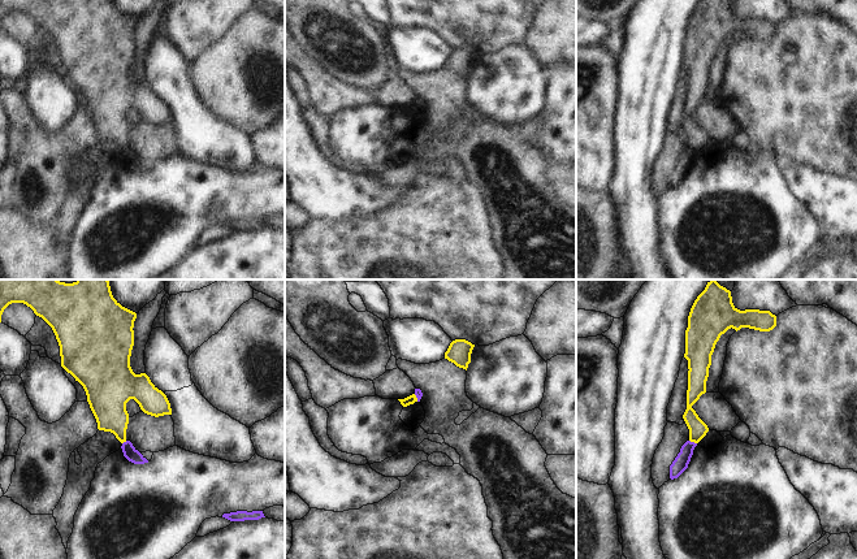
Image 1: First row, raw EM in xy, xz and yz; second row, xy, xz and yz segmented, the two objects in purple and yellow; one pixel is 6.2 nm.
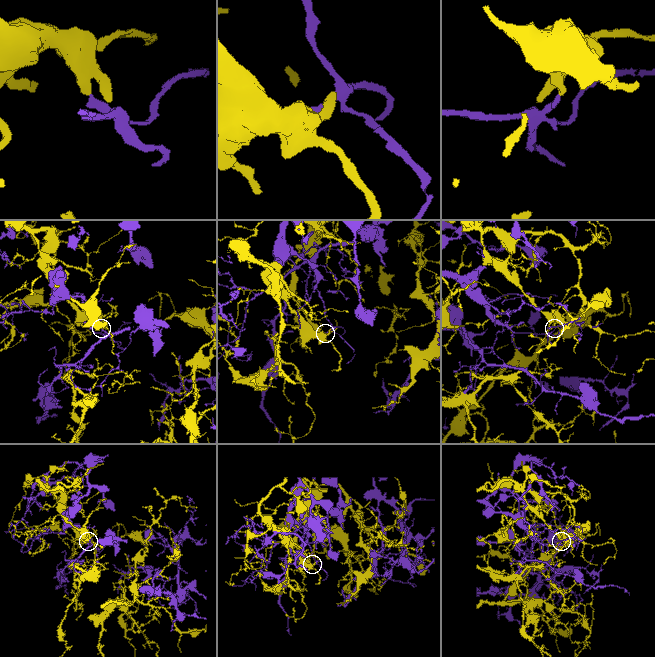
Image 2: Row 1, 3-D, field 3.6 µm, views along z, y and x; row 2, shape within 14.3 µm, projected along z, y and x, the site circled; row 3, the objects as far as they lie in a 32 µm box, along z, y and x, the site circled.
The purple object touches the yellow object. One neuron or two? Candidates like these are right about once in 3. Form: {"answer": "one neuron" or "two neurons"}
{"answer": "two neurons"}

